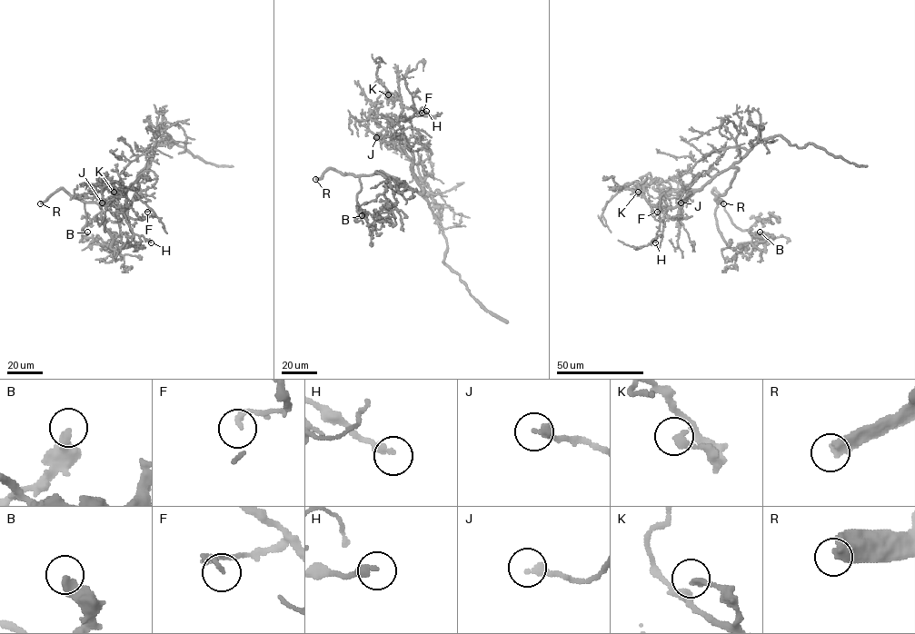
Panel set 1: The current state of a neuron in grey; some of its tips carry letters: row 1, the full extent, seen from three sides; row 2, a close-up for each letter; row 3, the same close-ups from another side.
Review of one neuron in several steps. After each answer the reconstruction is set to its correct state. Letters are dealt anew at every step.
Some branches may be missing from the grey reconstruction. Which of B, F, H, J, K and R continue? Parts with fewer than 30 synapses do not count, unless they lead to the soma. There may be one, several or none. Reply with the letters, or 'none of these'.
H, R

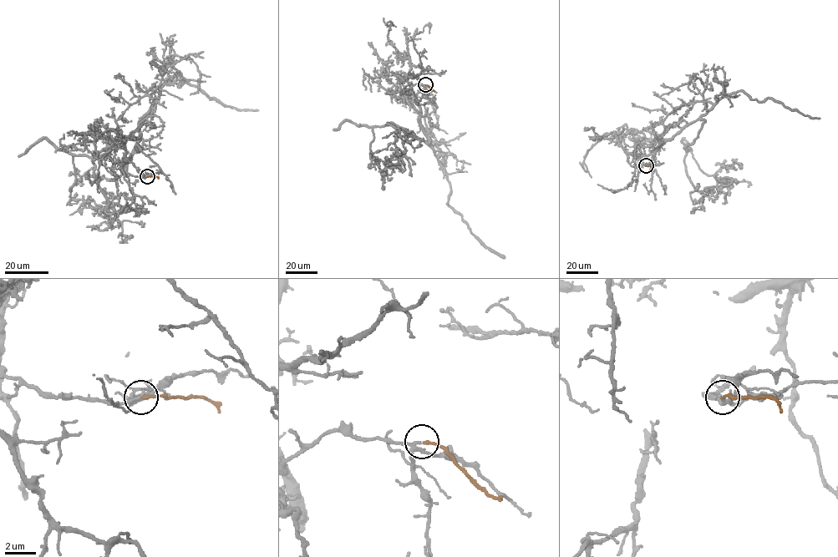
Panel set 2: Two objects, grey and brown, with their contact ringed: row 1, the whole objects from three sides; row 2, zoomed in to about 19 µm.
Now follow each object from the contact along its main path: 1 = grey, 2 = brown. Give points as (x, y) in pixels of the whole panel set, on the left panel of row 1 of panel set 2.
1: (147, 176), (125, 169), (152, 112), (93, 158), (106, 212), (113, 205), (88, 198), (90, 206)
2: (147, 176), (158, 179)

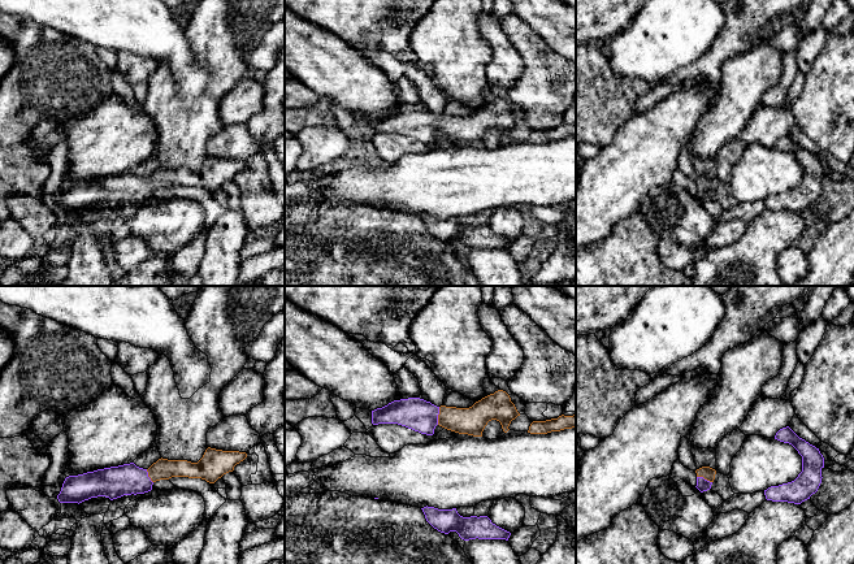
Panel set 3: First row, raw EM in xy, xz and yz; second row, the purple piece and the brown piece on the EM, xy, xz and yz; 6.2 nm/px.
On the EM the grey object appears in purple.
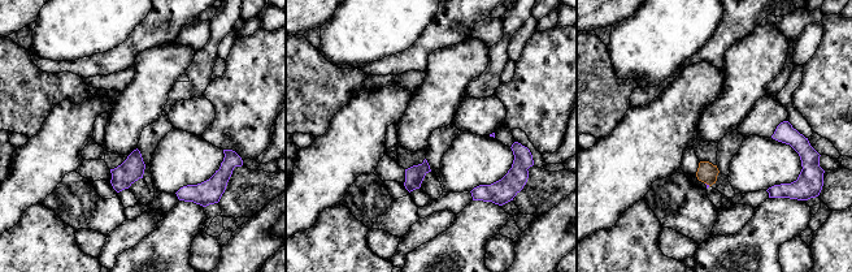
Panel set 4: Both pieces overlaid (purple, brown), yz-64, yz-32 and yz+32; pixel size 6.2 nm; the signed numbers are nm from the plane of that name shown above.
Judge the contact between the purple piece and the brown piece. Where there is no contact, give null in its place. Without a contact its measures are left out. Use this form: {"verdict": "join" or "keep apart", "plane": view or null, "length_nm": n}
{"verdict": "join", "plane": "xz", "length_nm": 110}

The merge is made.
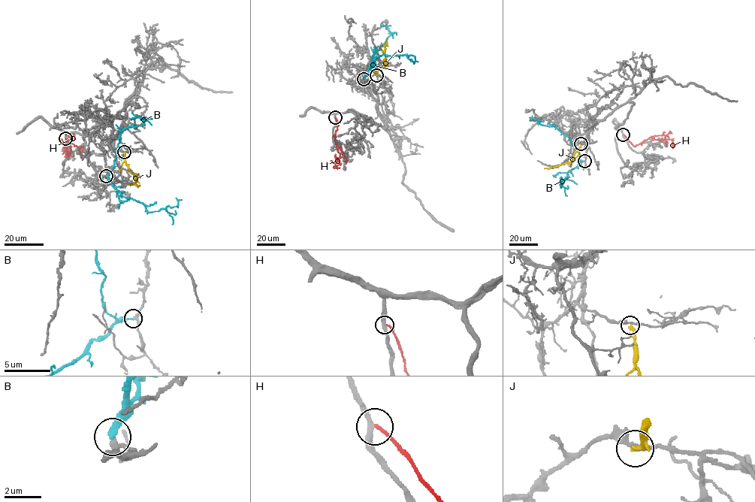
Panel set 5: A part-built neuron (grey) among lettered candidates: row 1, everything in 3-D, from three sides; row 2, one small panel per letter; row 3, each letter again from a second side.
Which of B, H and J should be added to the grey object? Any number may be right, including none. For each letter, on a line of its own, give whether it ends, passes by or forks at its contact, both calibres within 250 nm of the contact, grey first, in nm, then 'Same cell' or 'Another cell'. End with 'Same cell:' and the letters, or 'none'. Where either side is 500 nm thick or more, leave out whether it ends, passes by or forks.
B: It ends there. Thickness 280 nm (grey) against 280 nm. Another cell
H: It ends there. Thickness 320 nm (grey) against 160 nm. Another cell
J: It ends there. Thickness 240 nm (grey) against 280 nm. Another cell
Same cell: none

